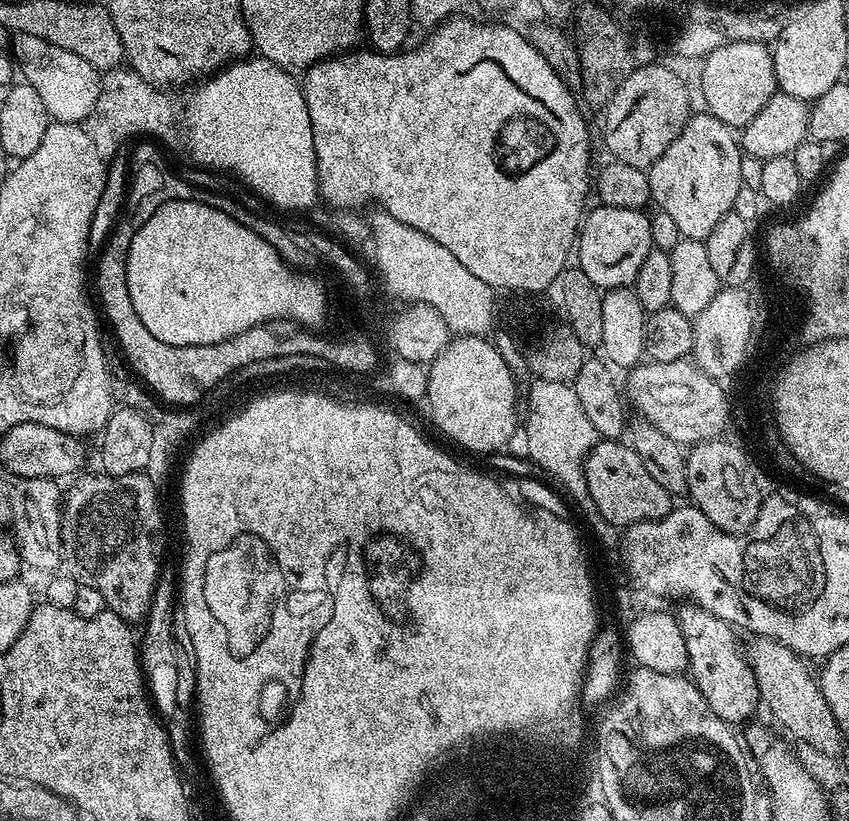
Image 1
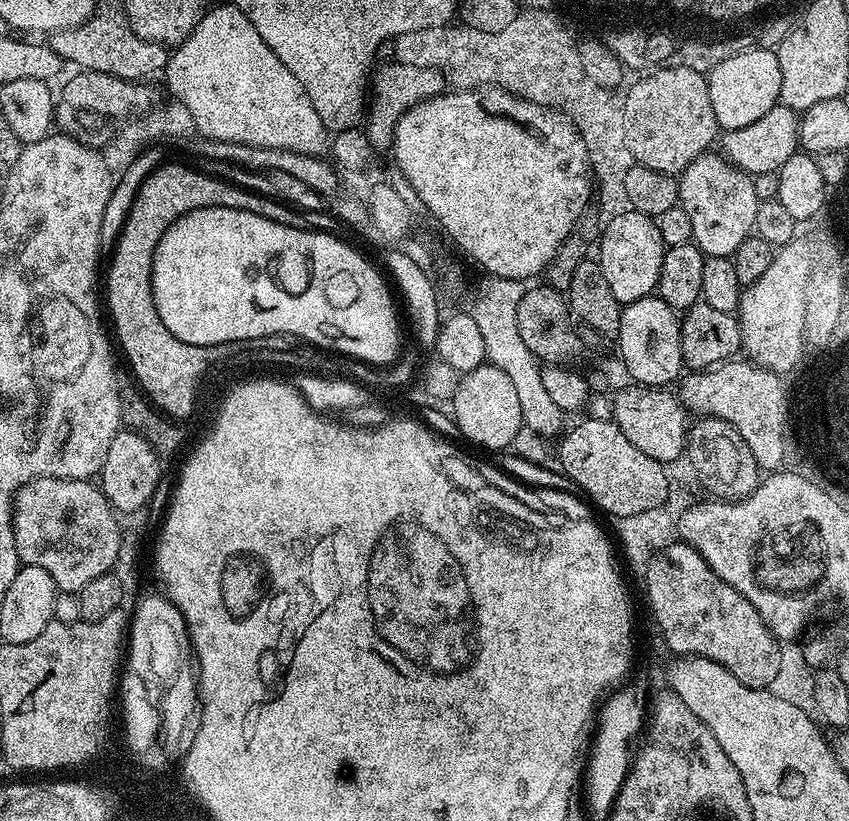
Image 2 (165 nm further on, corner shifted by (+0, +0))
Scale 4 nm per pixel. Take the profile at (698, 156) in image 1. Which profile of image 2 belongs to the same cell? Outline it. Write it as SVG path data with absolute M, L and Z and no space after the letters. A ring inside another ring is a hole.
M709 150L703 156L694 158L690 166L686 166L679 173L678 183L680 185L680 207L686 210L690 218L690 230L692 231L692 243L704 253L705 257L727 256L731 258L738 250L738 246L747 236L753 235L755 229L755 215L758 214L761 200L754 190L753 177L747 172L741 172L733 168L723 155Z

